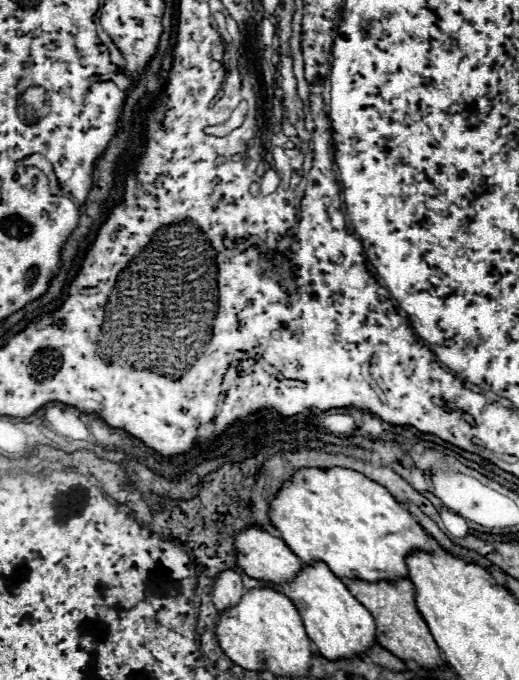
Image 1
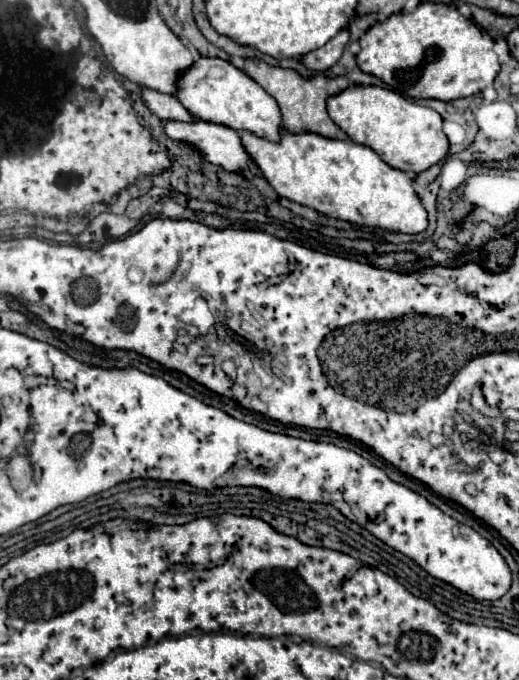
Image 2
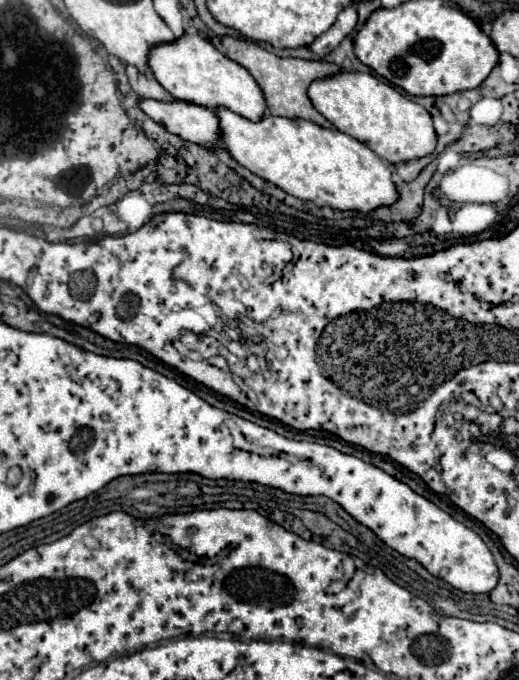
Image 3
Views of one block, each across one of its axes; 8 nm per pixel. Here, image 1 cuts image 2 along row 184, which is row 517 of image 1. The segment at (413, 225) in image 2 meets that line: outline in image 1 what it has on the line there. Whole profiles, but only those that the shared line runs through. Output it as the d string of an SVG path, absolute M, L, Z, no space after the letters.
M302 468L286 482L270 506L272 524L282 532L284 542L304 562L326 562L330 570L342 580L364 580L364 582L396 582L408 576L406 558L412 552L434 552L434 544L424 528L402 508L396 498L380 484L366 476L346 468Z

